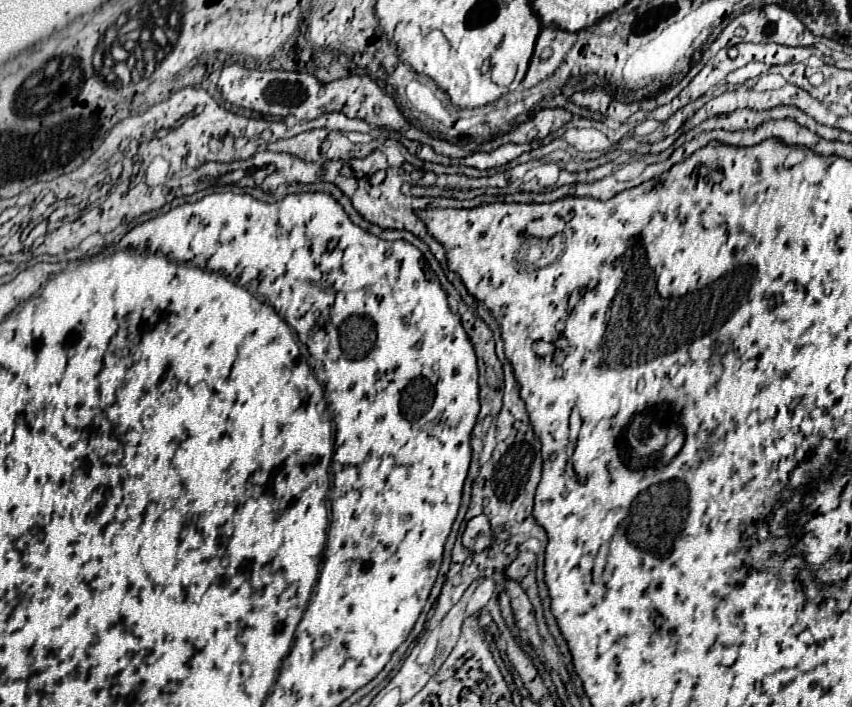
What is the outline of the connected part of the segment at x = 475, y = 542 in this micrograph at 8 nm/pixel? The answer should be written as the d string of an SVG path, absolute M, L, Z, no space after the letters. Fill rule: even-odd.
M485 514L475 516L467 522L467 528L463 532L463 546L467 550L473 552L481 552L485 548L489 548L493 542L493 534L491 534L491 524L489 518Z

